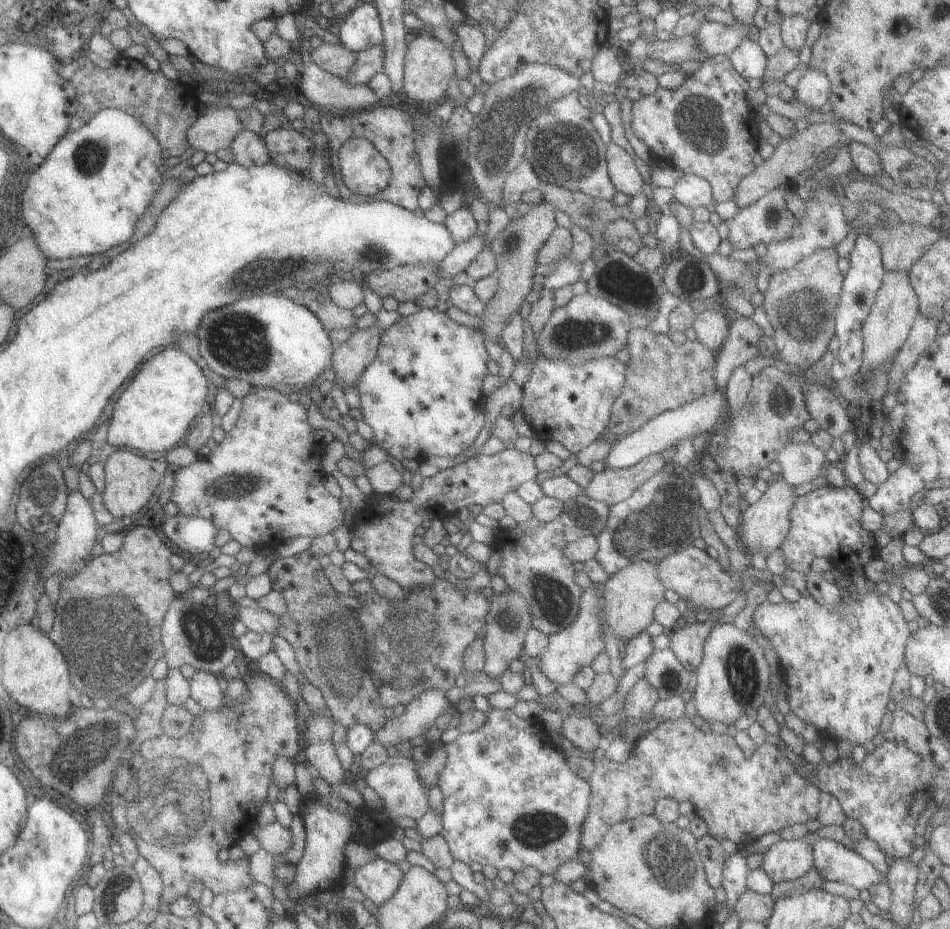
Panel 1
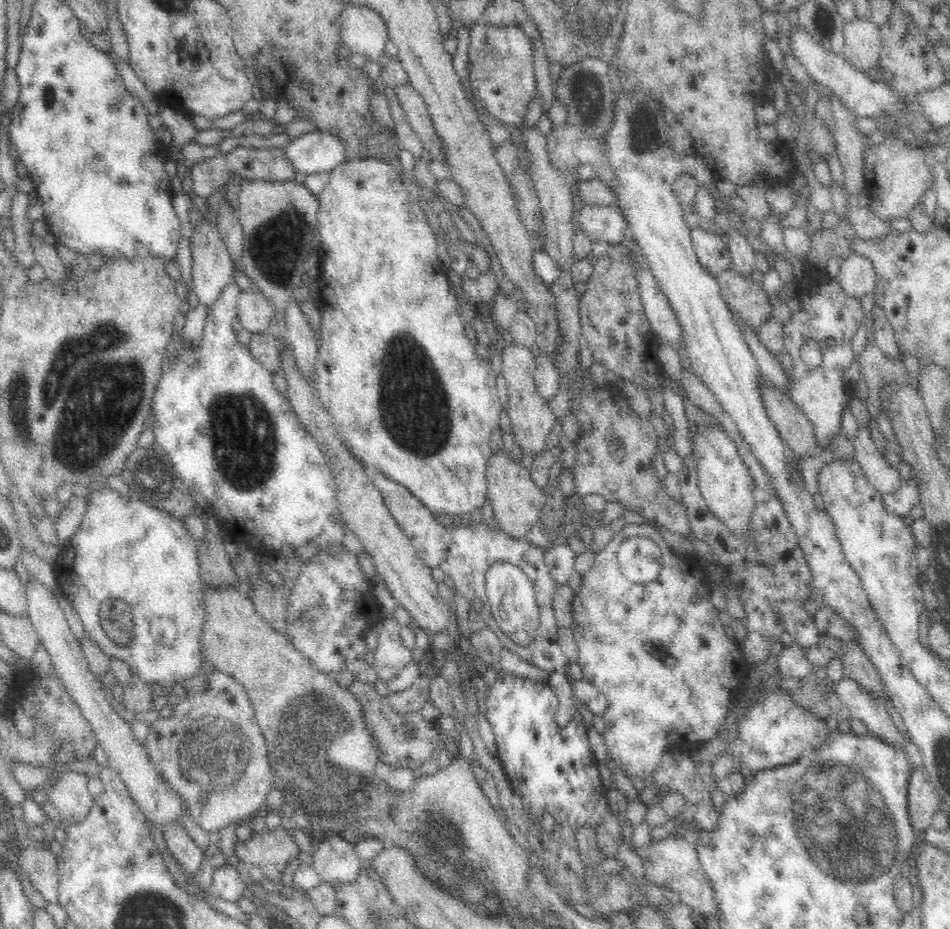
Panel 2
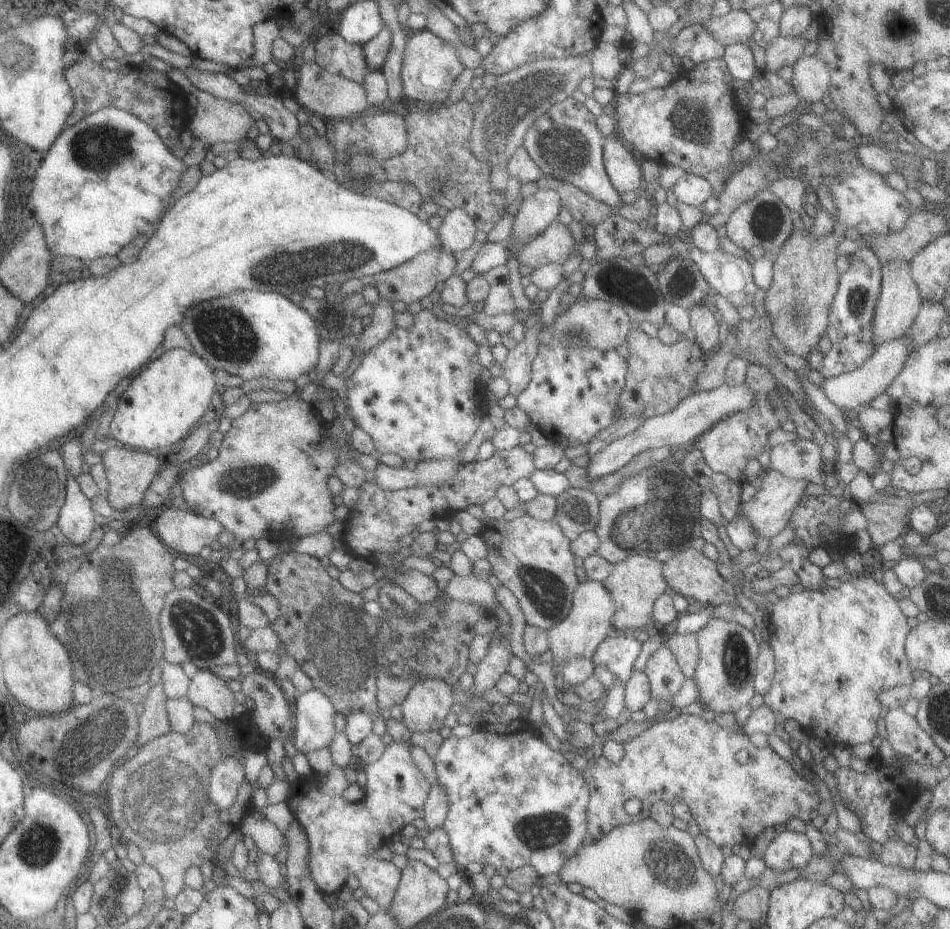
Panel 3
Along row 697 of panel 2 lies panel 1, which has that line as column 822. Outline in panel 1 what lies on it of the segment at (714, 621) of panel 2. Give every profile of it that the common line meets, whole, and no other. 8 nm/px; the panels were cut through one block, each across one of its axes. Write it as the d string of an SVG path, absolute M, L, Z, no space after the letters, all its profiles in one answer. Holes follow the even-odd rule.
M852 587L849 596L843 599L841 597L833 608L817 604L811 595L800 596L796 601L783 599L775 604L762 603L752 612L758 623L752 631L767 637L769 647L777 654L779 677L787 686L785 700L789 706L788 712L806 725L815 726L819 732L833 734L835 738L845 738L852 745L862 745L880 732L879 723L886 712L889 689L895 671L903 661L904 646L910 633L897 604L891 602L886 594Z

